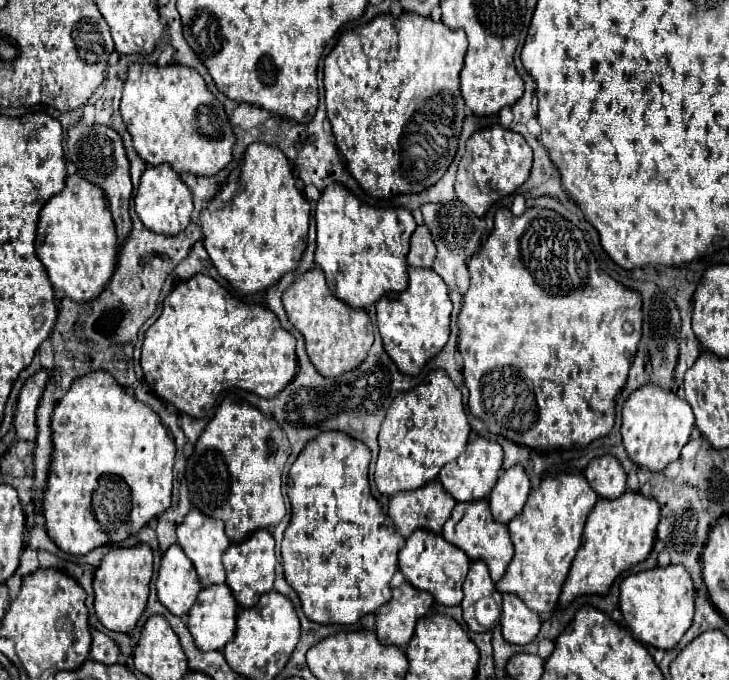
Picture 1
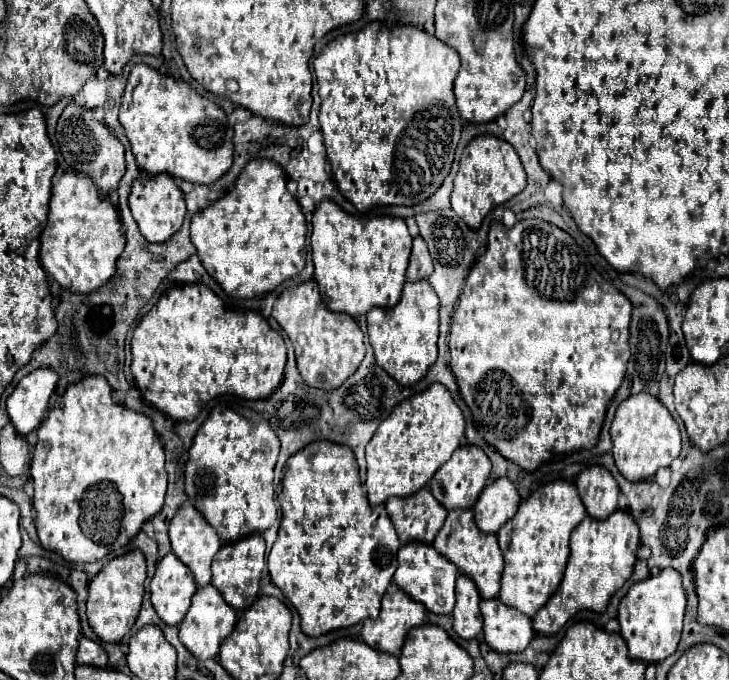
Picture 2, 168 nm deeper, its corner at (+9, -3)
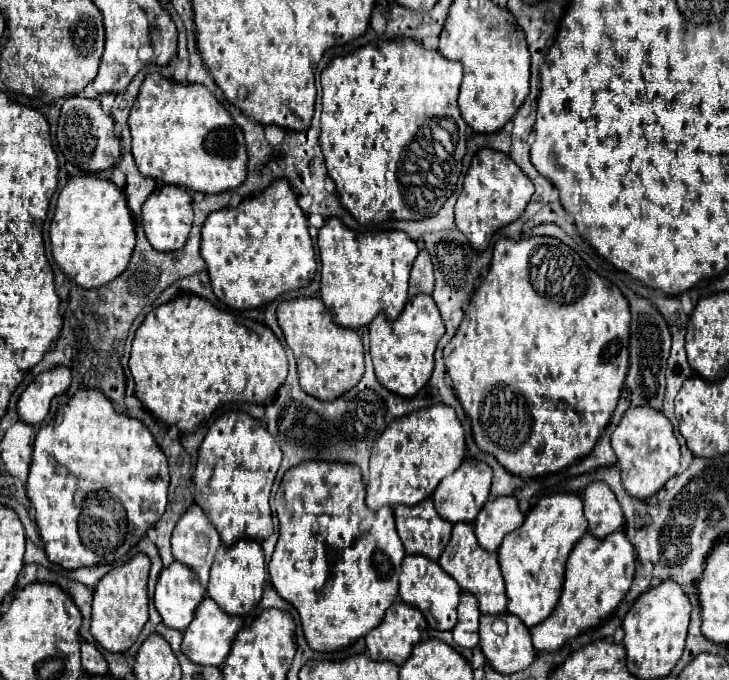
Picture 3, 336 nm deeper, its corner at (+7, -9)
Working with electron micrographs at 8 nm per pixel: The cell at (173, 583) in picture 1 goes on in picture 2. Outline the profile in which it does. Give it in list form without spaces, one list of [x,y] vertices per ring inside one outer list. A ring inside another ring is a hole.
[[[174,553],[158,561],[150,581],[150,593],[152,605],[166,625],[178,625],[184,619],[194,591],[196,583],[190,569]]]

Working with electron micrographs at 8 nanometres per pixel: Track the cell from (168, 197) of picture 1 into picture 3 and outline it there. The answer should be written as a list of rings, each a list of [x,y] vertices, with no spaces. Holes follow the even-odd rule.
[[[162,185],[158,187],[142,205],[142,223],[144,223],[144,233],[150,241],[150,245],[158,251],[176,251],[184,247],[190,227],[192,227],[192,197],[190,191],[178,185]]]

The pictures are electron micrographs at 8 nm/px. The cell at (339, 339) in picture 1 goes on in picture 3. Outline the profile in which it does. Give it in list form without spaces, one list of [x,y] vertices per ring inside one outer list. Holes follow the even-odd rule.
[[[318,297],[282,301],[276,309],[276,315],[286,343],[296,357],[300,385],[308,395],[322,401],[332,401],[360,381],[364,375],[362,339],[354,329],[336,325]]]

